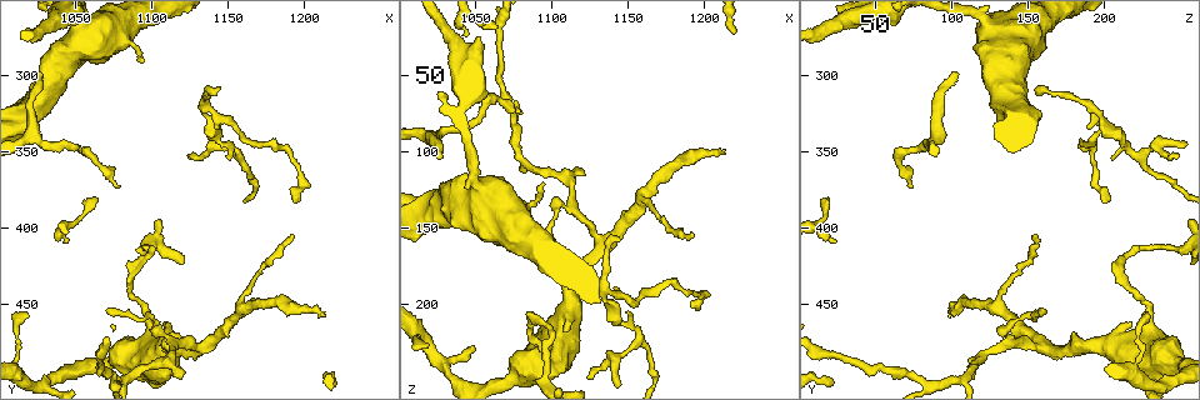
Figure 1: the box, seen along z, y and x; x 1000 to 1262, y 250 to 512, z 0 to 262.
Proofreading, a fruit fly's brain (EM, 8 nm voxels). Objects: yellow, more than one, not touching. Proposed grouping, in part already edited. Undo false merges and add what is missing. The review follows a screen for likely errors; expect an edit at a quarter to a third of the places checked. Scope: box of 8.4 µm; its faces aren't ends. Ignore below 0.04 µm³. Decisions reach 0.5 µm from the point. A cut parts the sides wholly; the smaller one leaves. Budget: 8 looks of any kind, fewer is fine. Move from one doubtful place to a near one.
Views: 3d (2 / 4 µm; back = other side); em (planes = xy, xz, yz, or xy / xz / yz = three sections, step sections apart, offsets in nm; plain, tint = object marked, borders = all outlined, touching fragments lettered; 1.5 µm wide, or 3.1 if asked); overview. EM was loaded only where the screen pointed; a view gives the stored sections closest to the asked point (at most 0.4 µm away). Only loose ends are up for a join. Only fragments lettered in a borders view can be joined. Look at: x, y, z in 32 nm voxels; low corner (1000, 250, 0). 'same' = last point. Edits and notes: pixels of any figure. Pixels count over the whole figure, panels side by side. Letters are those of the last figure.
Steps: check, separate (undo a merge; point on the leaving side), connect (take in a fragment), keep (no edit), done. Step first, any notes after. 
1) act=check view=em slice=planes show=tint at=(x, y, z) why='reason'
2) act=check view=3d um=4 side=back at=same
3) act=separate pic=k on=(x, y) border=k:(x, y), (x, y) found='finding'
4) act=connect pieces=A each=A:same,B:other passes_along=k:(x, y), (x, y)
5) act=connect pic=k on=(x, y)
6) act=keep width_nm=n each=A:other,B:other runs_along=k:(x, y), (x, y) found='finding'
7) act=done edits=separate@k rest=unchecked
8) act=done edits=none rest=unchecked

act=check view=em slice=xz step=8 show=tint at=(1024, 296, 98) why='free end'

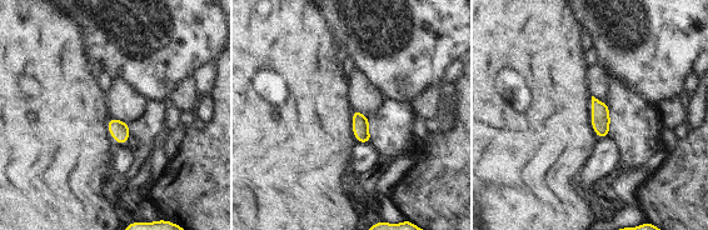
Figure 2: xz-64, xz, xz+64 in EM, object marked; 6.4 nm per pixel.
act=check view=em slice=planes show=borders at=same why='cut it another way'

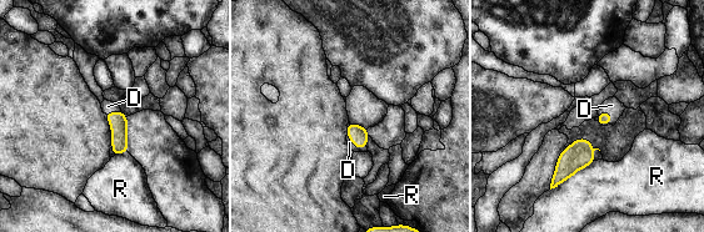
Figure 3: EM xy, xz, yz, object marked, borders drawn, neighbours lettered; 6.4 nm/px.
act=connect pieces=D each=D:same,R:other passes_along=3:(358, 135), (354, 145), (349, 142) found='it goes on there'

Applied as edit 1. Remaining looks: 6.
act=check view=em slice=planes show=borders at=(1210, 456, 100)

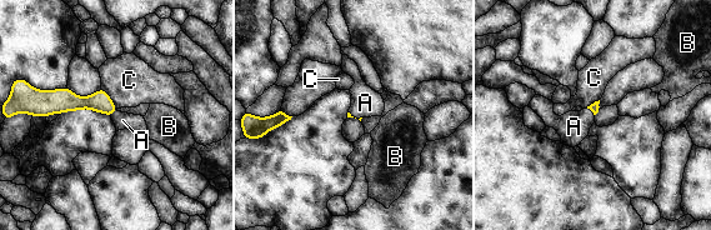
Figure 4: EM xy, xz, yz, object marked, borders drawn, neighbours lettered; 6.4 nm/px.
act=connect pieces=A each=A:same,B:other,C:other passes_along=4:(99, 101), (111, 114), (123, 120) found='the neuron continues'

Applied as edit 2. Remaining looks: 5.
act=check view=em slice=planes show=tint at=(1124, 354, 248) why='thin end'

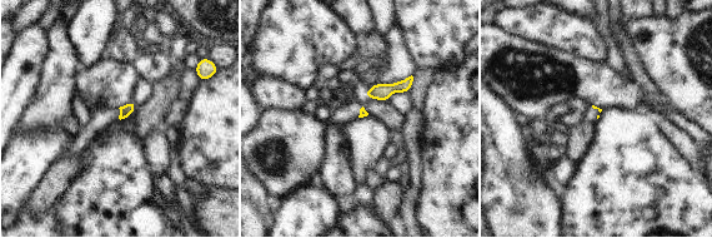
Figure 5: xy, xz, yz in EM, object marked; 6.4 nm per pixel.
act=check view=em slice=planes show=borders at=same why='see the neighbours'

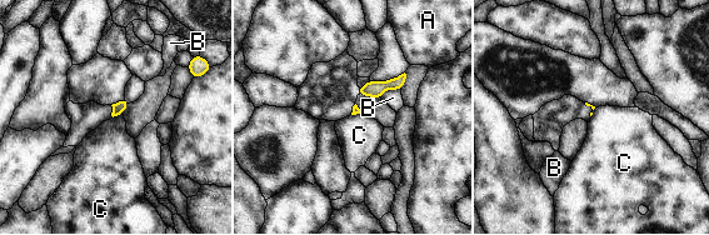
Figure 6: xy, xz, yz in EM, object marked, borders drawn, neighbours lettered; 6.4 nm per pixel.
act=keep each=A:other,B:other,C:other border=6:(121, 113), (113, 118) found='none of them fits'

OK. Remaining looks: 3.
act=done edits=connect@3,connect@4 rest=unchecked

